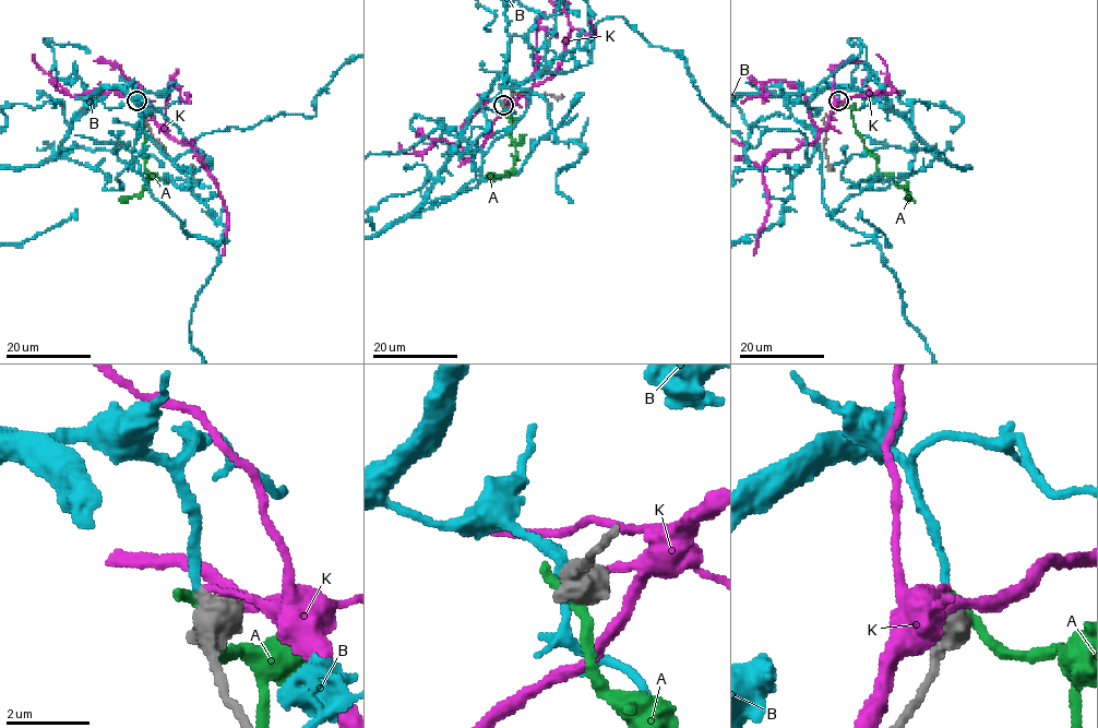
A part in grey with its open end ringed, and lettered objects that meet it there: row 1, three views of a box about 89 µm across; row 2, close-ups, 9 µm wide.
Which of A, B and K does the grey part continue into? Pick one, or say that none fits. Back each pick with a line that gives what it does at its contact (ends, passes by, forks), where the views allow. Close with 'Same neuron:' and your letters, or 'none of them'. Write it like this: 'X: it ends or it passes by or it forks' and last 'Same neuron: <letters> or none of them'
B: it ends
Same neuron: B

